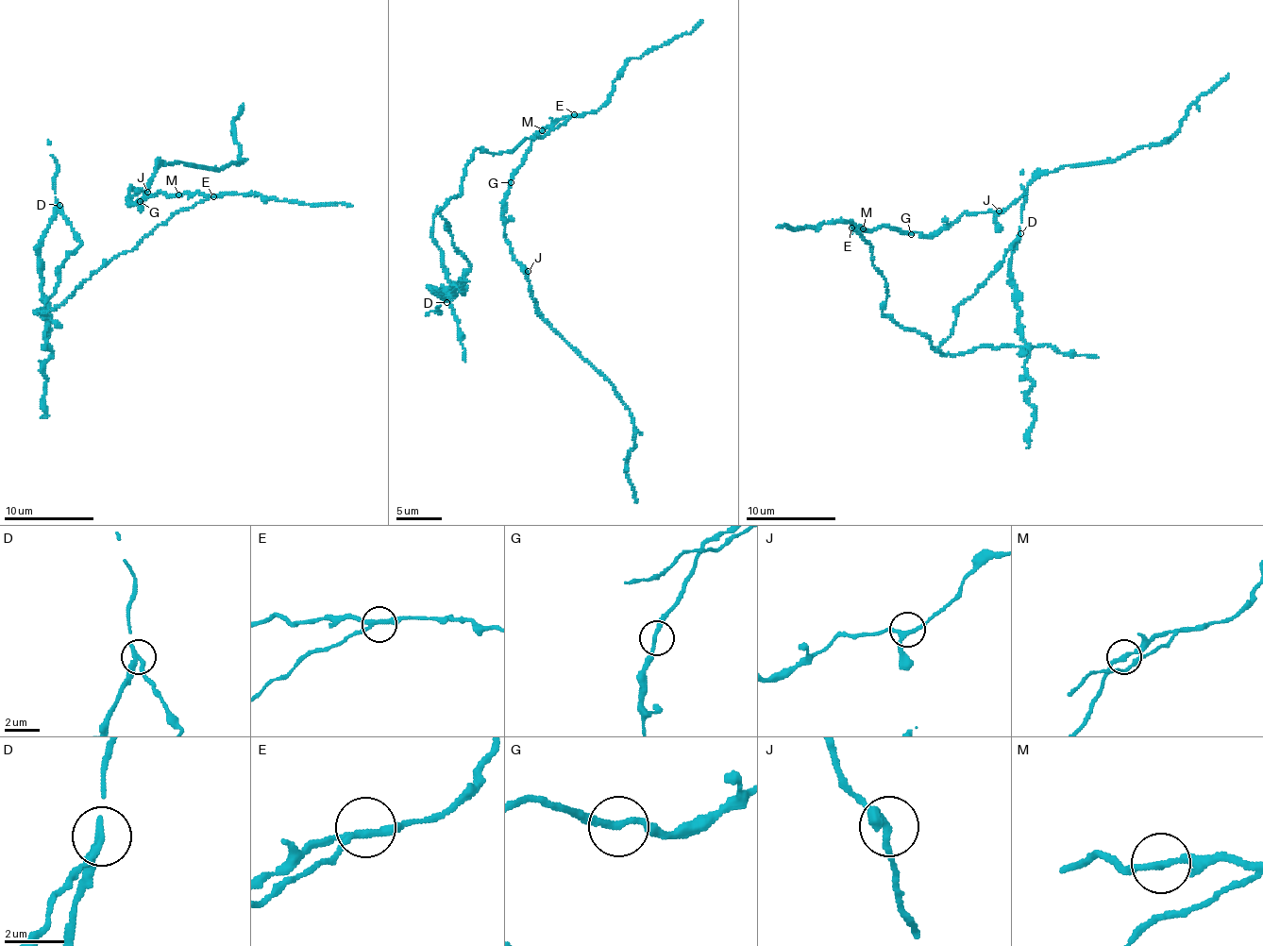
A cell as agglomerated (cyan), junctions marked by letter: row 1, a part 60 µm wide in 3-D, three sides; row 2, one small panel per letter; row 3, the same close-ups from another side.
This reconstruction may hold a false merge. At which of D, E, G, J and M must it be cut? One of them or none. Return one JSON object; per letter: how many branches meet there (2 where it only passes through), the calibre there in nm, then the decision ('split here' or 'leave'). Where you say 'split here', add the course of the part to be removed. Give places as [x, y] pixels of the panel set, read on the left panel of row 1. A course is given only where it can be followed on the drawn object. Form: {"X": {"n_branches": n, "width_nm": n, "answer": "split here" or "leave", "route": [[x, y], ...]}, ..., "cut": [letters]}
{"D": {"n_branches": 3, "width_nm": 200, "answer": "split here", "route": [[59, 204], [63, 218], [82, 243], [58, 268], [56, 293], [44, 306]]}, "E": {"n_branches": 3, "width_nm": 200, "answer": "leave"}, "G": {"n_branches": 2, "width_nm": 220, "answer": "leave"}, "J": {"n_branches": 3, "width_nm": 190, "answer": "leave"}, "M": {"n_branches": 2, "width_nm": 220, "answer": "leave"}, "cut": ["D"]}

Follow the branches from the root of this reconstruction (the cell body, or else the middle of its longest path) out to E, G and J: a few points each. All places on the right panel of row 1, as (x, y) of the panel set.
E: (872, 249), (851, 228)
G: (872, 249), (852, 228), (855, 226), (869, 229), (893, 227), (911, 234)
J: (872, 249), (852, 228), (855, 226), (869, 229), (893, 227), (936, 235), (965, 212), (999, 211)

